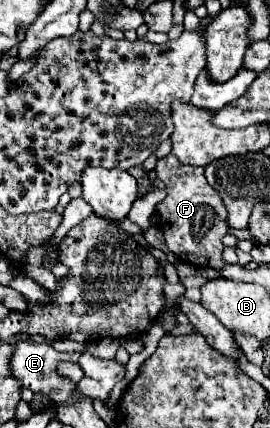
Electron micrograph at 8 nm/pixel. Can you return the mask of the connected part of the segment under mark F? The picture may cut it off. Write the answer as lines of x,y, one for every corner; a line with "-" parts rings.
167,155
157,161
157,179
165,183
167,197
157,203
157,219
161,223
165,243
181,261
187,261
197,267
223,269
223,235
229,231
227,209
215,189
207,183
203,167
179,165
175,155

